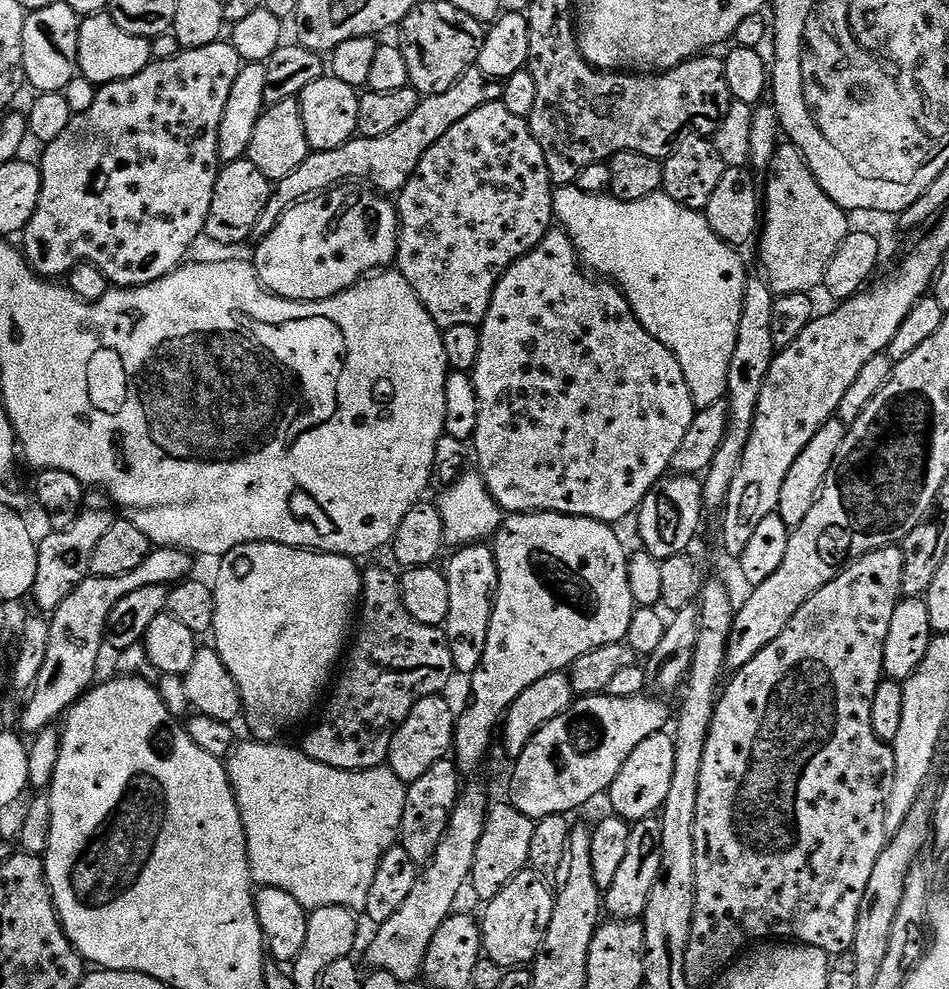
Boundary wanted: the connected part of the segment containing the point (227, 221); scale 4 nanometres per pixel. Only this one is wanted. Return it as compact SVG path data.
M246 158L223 165L214 186L204 236L216 244L244 244L253 239L258 218L262 218L262 210L266 210L266 202L270 202L273 187L273 181L268 180L266 174L262 174L262 170Z

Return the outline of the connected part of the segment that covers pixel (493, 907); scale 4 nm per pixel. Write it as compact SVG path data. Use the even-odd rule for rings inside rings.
M525 870L518 873L504 887L493 900L483 905L484 920L479 921L482 952L487 959L498 962L498 966L505 970L520 970L531 965L540 952L542 942L546 938L546 930L550 926L552 917L552 902L554 899L553 889L548 889L549 881L535 870Z

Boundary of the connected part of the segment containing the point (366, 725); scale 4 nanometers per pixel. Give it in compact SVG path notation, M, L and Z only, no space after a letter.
M367 568L362 572L364 594L358 609L358 632L360 637L351 645L346 663L331 689L328 713L304 736L302 750L314 762L341 768L347 772L361 772L367 768L381 767L387 761L390 742L400 729L400 723L410 714L421 696L435 696L443 693L456 672L454 658L450 654L450 642L443 627L426 626L416 621L402 602L400 576L388 568Z

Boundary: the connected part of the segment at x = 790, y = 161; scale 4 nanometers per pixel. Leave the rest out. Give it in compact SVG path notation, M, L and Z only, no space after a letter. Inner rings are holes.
M791 142L779 145L766 169L768 185L762 188L762 235L759 237L760 264L764 267L763 279L776 296L782 294L798 294L799 292L811 293L812 288L819 289L824 283L824 272L830 266L830 258L842 246L842 242L848 237L850 231L849 213L837 206L818 186L814 174L808 168L804 155L796 149Z

